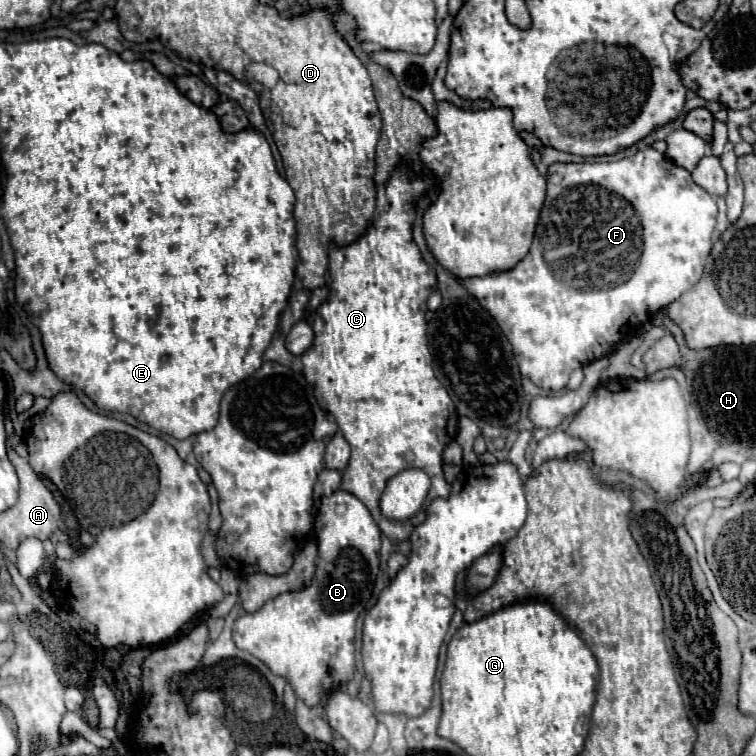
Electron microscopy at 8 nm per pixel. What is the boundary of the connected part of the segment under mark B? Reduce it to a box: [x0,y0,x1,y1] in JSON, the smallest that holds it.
[233,490,381,706]

